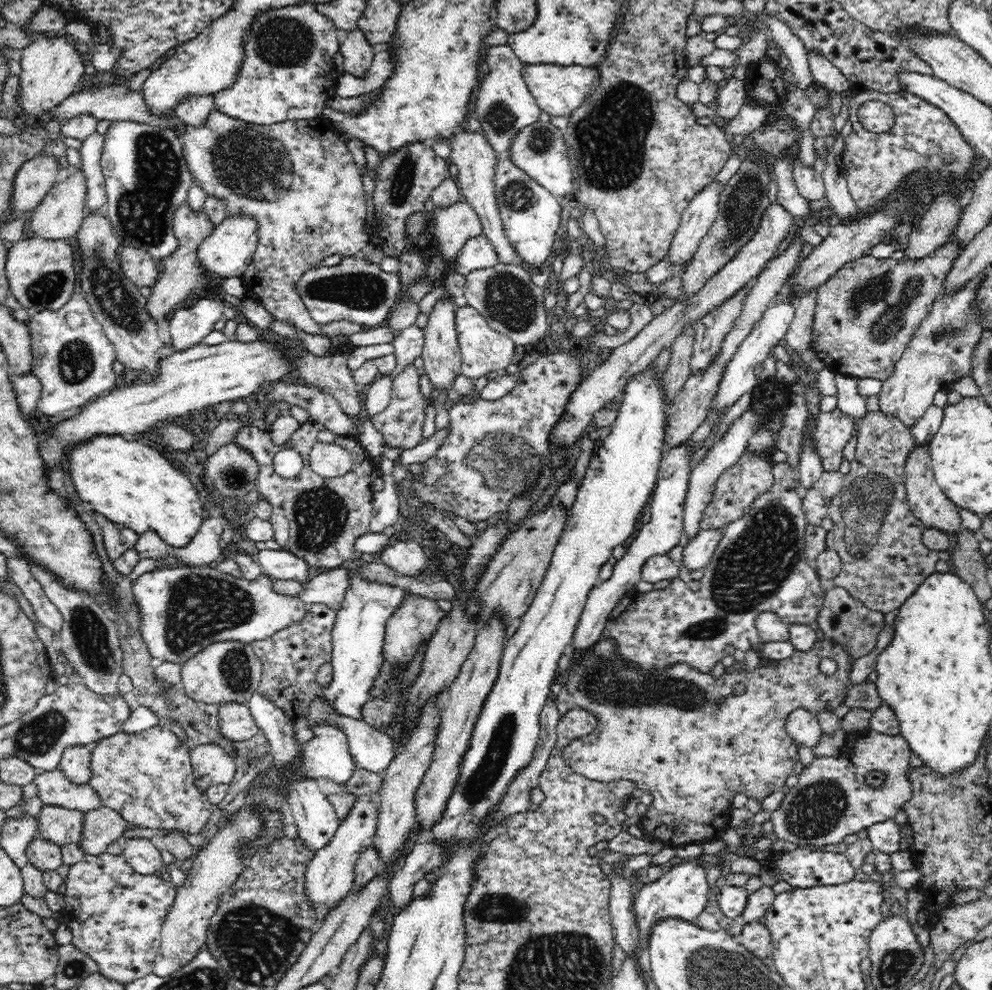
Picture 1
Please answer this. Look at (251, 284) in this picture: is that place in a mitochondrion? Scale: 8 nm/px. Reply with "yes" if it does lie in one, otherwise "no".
no

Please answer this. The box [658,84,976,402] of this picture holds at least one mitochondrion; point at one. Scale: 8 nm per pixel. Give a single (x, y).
(879, 301)

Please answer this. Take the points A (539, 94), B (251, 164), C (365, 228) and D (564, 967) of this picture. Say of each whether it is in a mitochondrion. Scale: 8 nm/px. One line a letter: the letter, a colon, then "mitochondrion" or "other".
A: other
B: mitochondrion
C: other
D: mitochondrion

